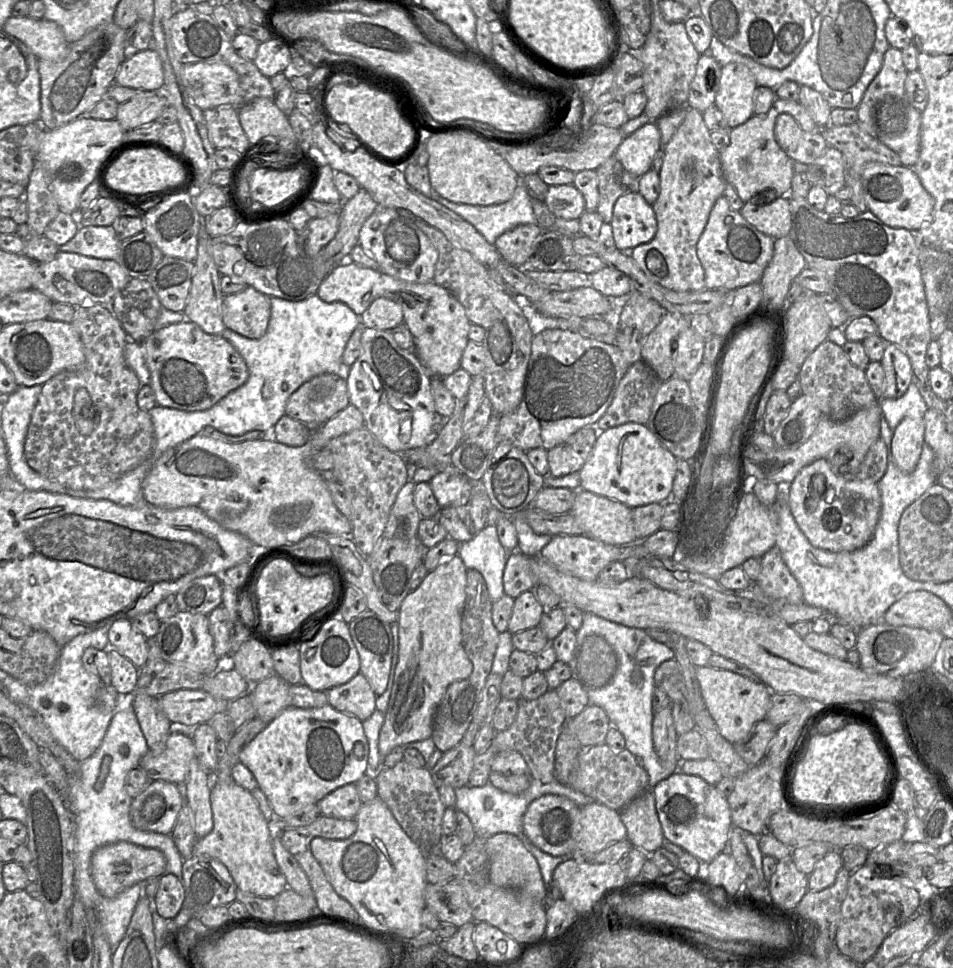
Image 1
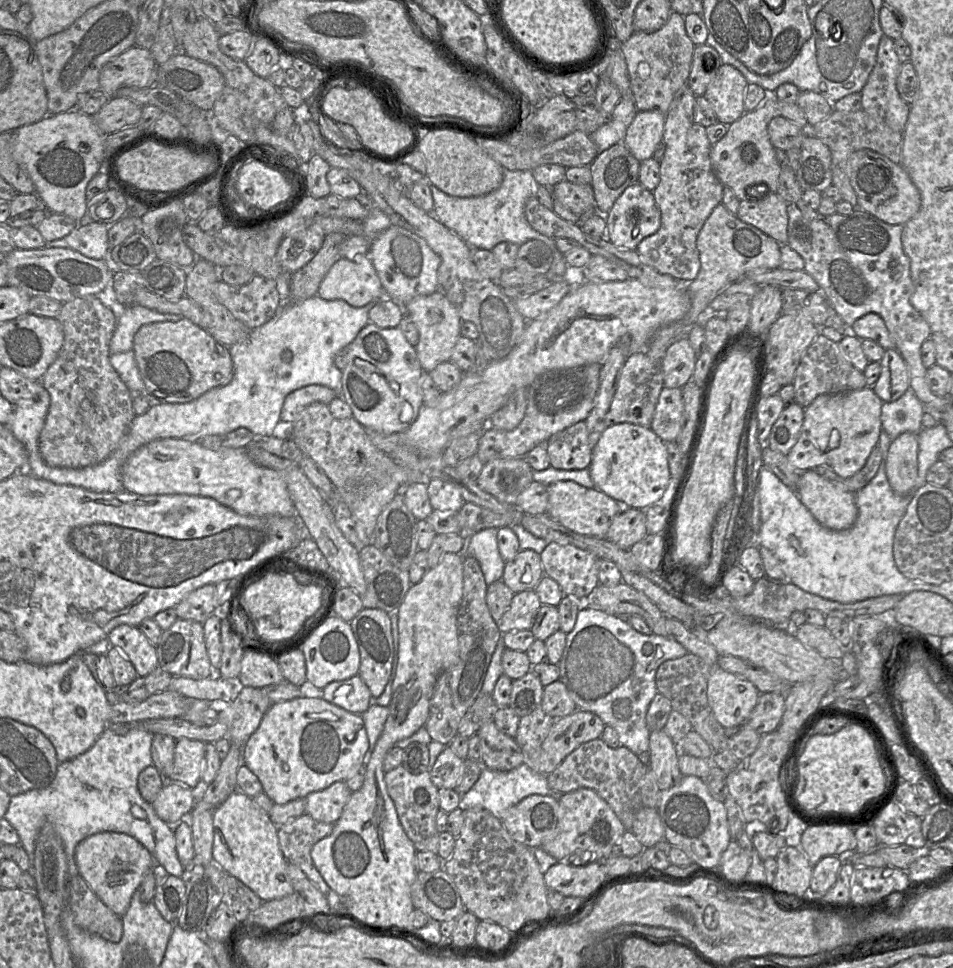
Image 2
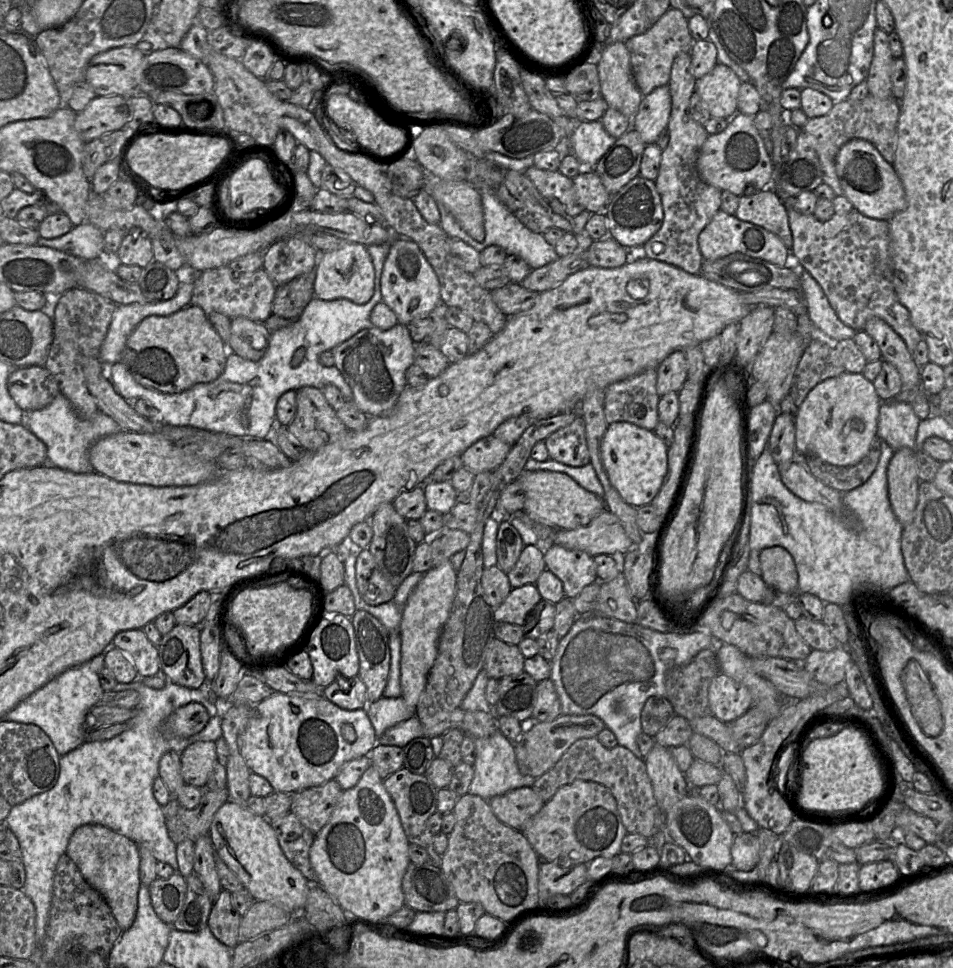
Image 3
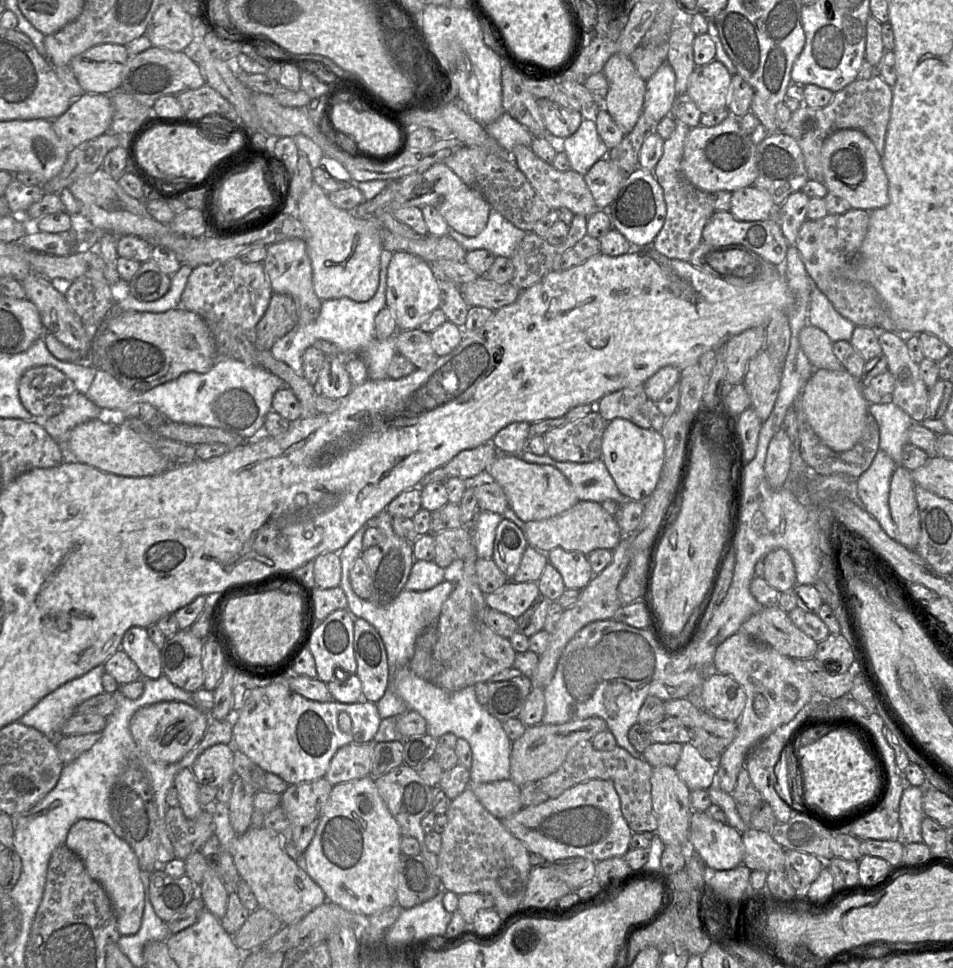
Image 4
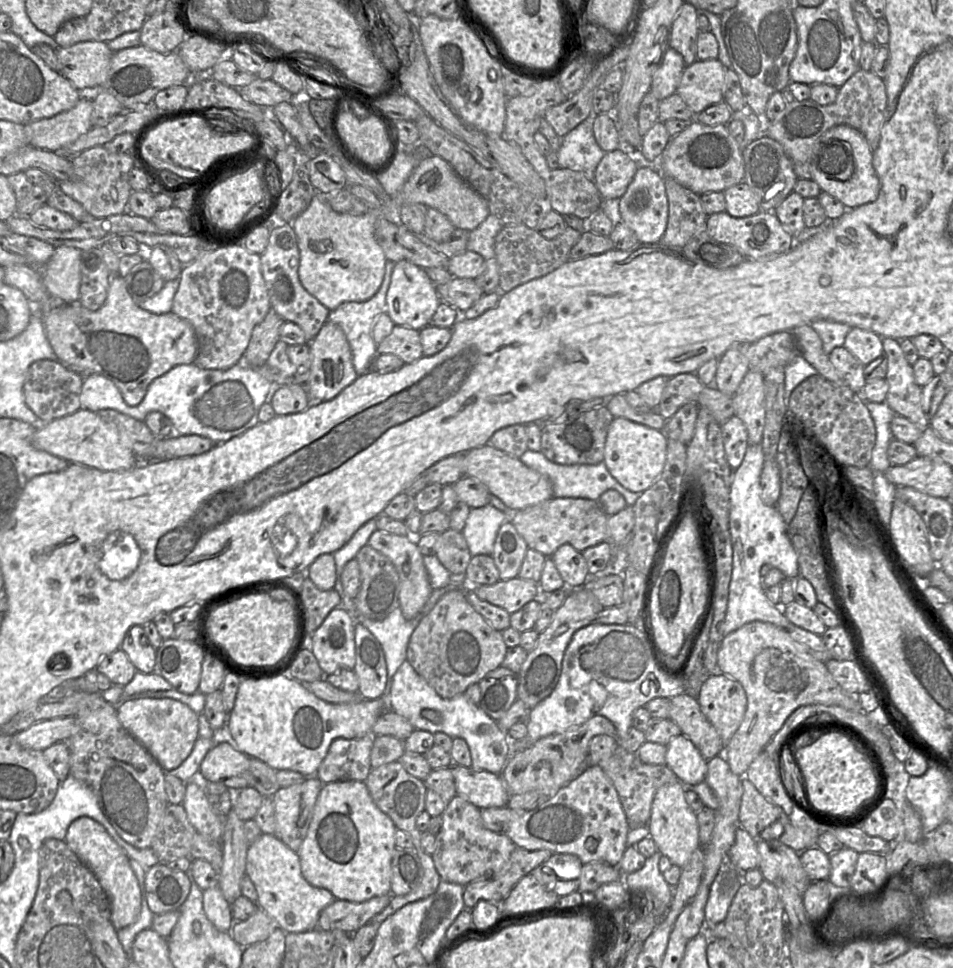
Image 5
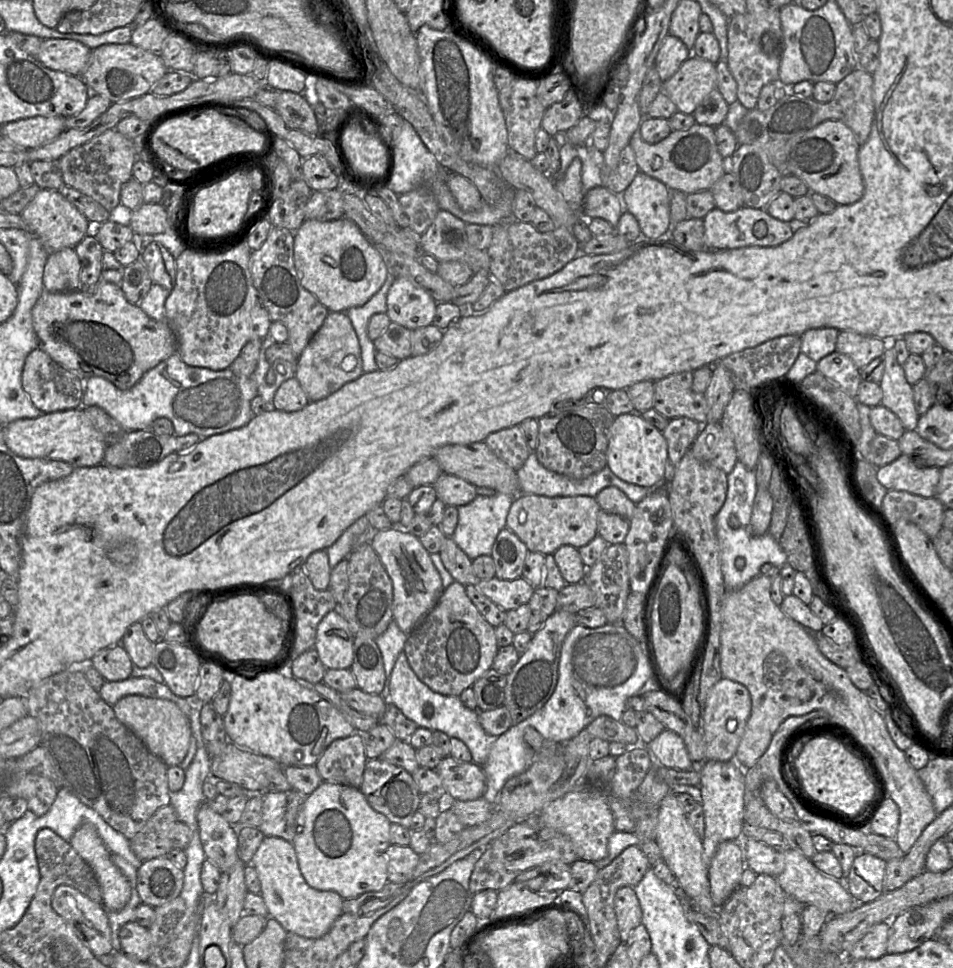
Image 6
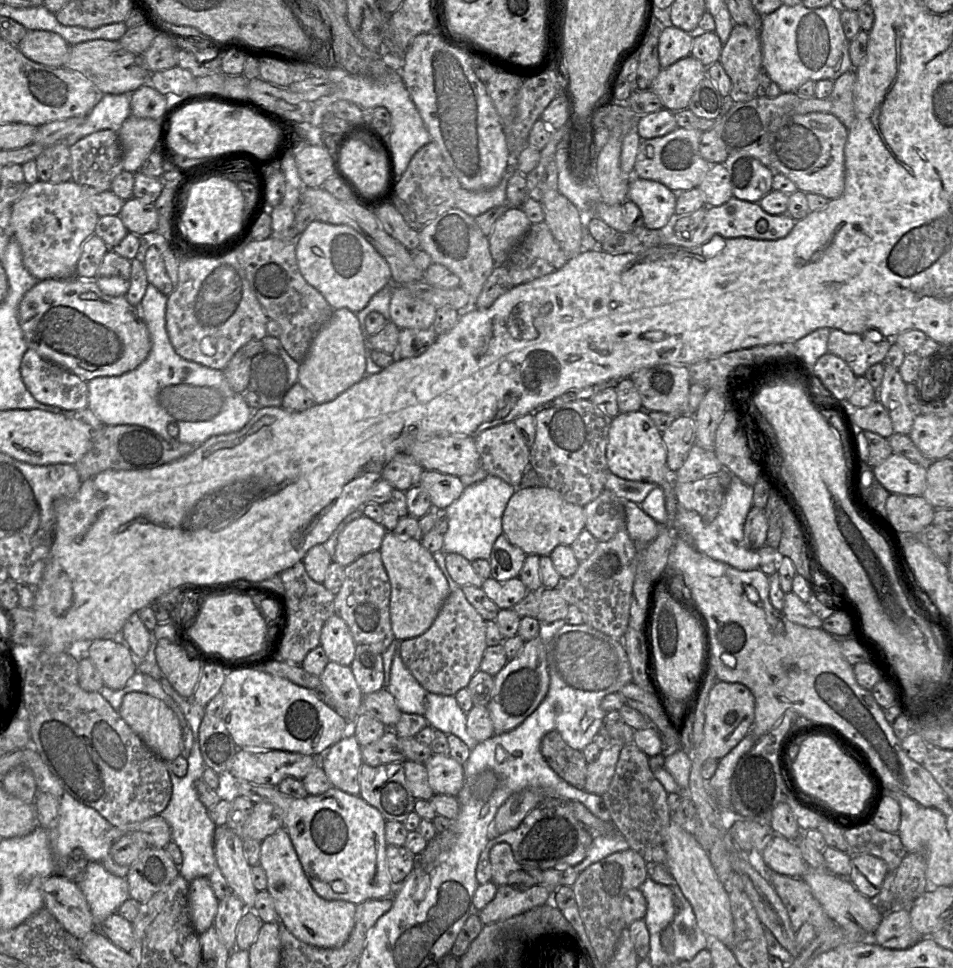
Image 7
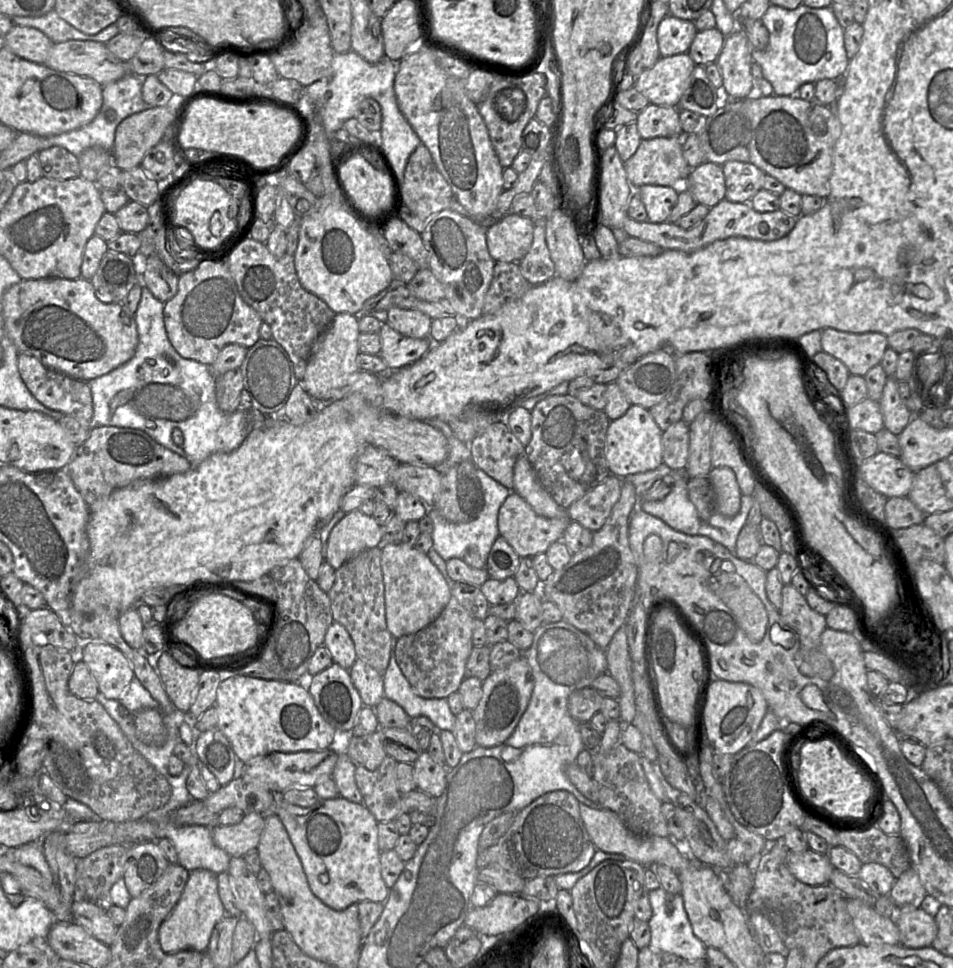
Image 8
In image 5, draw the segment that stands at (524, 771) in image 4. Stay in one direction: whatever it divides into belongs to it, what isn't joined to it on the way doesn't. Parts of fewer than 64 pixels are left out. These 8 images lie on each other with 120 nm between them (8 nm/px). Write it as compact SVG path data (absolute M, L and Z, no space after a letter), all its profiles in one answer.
M596 715L578 727L542 737L531 747L513 753L500 774L508 792L515 795L537 791L553 797L587 768L589 742L601 734L616 738L616 728L608 718Z

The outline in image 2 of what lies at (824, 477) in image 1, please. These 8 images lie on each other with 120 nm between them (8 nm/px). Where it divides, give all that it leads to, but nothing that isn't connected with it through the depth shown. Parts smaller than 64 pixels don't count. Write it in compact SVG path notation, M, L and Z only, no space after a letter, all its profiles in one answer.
M814 469L801 472L796 493L817 522L827 529L848 529L857 518L855 493L834 485Z

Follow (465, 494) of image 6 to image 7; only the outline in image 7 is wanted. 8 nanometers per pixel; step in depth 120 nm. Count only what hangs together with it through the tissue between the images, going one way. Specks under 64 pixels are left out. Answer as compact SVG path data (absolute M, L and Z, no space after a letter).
M424 470L419 485L428 493L433 508L446 509L457 500L465 487L458 476Z

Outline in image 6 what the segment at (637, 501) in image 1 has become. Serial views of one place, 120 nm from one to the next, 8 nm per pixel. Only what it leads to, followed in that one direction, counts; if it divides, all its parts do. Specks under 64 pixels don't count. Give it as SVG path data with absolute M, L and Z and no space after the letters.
M636 412L614 418L610 428L607 466L621 480L643 486L665 486L670 475L668 445L663 432Z

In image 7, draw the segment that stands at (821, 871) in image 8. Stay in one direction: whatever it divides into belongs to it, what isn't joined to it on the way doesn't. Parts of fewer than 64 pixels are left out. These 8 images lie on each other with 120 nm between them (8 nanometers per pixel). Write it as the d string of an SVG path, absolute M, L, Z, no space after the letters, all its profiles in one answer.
M774 835L760 853L761 861L770 870L793 878L801 878L809 866L803 860L796 841Z

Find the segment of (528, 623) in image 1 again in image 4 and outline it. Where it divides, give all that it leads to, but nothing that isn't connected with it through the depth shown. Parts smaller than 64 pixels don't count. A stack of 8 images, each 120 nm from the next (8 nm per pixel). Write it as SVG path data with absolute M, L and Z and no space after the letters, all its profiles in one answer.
M510 580L496 592L485 594L485 601L489 608L516 619L539 597L541 595L536 582L517 583Z

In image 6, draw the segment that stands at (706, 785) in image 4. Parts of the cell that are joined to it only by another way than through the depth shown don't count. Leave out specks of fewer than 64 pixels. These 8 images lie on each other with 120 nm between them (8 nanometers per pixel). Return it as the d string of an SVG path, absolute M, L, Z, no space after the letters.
M664 729L646 747L656 763L666 768L690 770L699 766L690 760L682 738L671 730Z

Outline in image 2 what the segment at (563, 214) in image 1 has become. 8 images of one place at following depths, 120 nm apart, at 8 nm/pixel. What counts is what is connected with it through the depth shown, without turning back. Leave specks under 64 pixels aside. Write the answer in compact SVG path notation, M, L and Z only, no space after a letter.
M565 179L554 185L551 191L556 200L579 216L595 205L591 184L577 184Z

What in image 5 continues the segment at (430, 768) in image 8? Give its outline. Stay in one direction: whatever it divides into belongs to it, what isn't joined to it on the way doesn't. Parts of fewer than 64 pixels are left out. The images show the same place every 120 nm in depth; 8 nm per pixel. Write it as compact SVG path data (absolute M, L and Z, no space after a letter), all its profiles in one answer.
M457 764L450 768L458 796L480 809L507 806L511 795L500 774L475 771Z

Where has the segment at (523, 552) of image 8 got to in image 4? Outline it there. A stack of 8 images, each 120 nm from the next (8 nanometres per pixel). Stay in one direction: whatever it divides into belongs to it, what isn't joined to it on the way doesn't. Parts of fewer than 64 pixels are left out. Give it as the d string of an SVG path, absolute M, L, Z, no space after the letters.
M581 500L558 516L526 522L523 533L528 545L546 554L555 548L580 551L584 555L600 548L613 550L623 536L615 517L610 515L600 503Z

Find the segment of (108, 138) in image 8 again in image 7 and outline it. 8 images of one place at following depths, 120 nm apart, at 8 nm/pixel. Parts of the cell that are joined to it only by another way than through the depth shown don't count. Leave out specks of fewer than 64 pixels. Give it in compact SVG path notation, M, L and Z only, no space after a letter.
M131 93L123 94L100 94L99 102L87 114L85 122L79 126L65 140L58 143L66 143L69 147L81 138L100 130L111 130L117 132L120 130L123 122L131 115Z

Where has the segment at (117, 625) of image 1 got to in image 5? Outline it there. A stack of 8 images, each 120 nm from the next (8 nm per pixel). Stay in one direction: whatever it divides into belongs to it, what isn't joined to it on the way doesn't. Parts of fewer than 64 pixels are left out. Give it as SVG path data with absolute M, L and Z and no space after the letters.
M134 625L126 633L120 647L137 671L151 674L156 665L156 650L149 642L143 625Z

